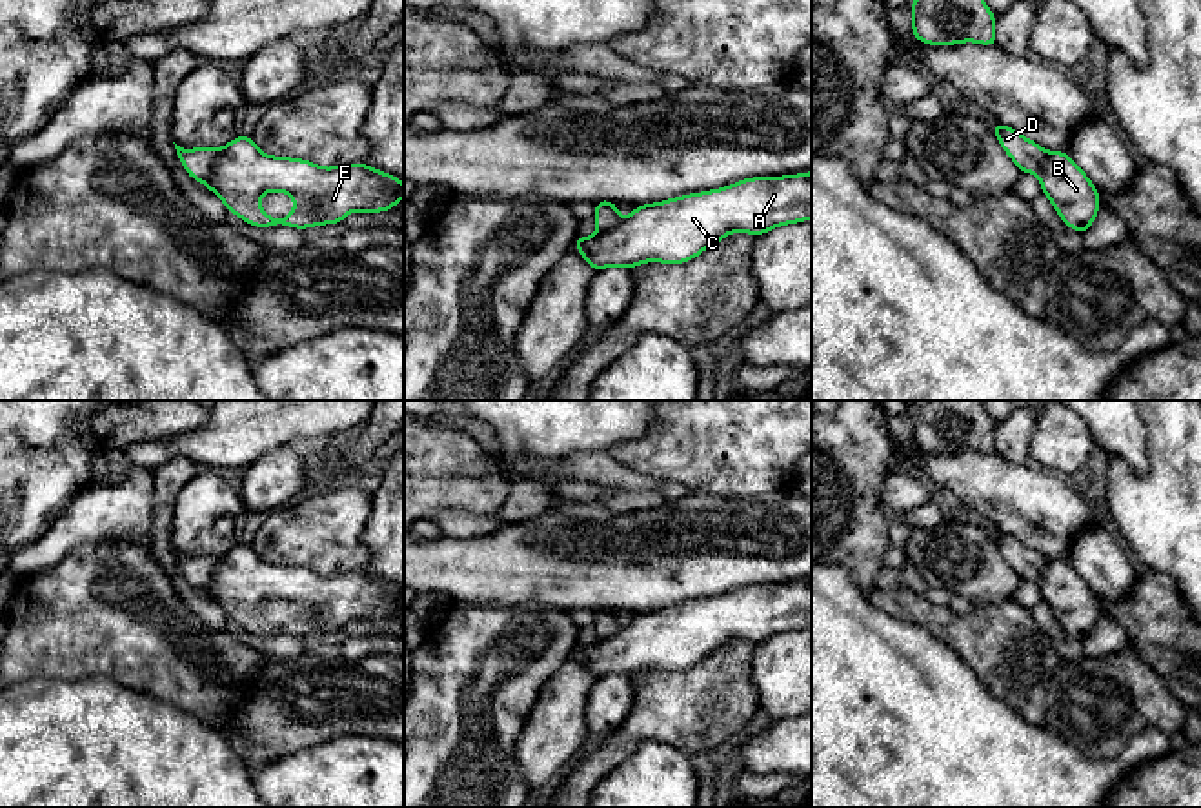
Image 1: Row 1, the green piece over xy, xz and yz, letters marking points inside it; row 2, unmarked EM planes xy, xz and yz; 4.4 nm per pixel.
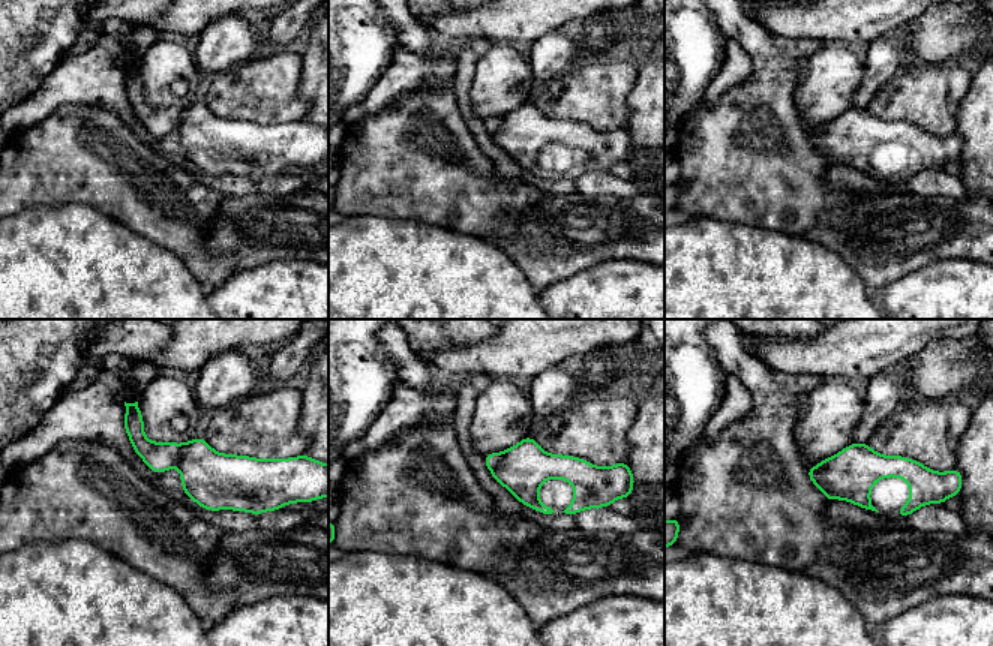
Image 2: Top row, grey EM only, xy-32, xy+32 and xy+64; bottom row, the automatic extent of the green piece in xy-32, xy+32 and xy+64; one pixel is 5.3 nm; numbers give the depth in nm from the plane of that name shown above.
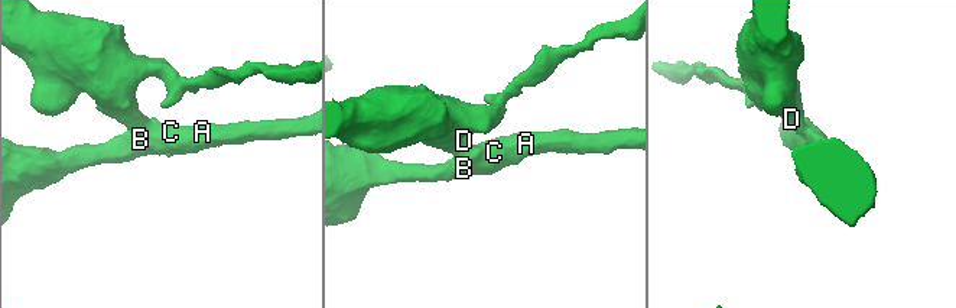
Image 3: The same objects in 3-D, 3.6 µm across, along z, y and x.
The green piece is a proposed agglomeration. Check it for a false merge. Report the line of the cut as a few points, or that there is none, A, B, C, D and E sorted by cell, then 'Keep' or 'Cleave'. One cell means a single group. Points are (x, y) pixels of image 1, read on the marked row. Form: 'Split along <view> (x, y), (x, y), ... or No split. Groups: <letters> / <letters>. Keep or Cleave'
Split along xy (221, 150), (210, 175), (202, 182). Groups: A B C E / D. Cleave

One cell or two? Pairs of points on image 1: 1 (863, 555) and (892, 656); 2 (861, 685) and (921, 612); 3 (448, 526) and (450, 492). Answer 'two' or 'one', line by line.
1: two
2: two
3: two

